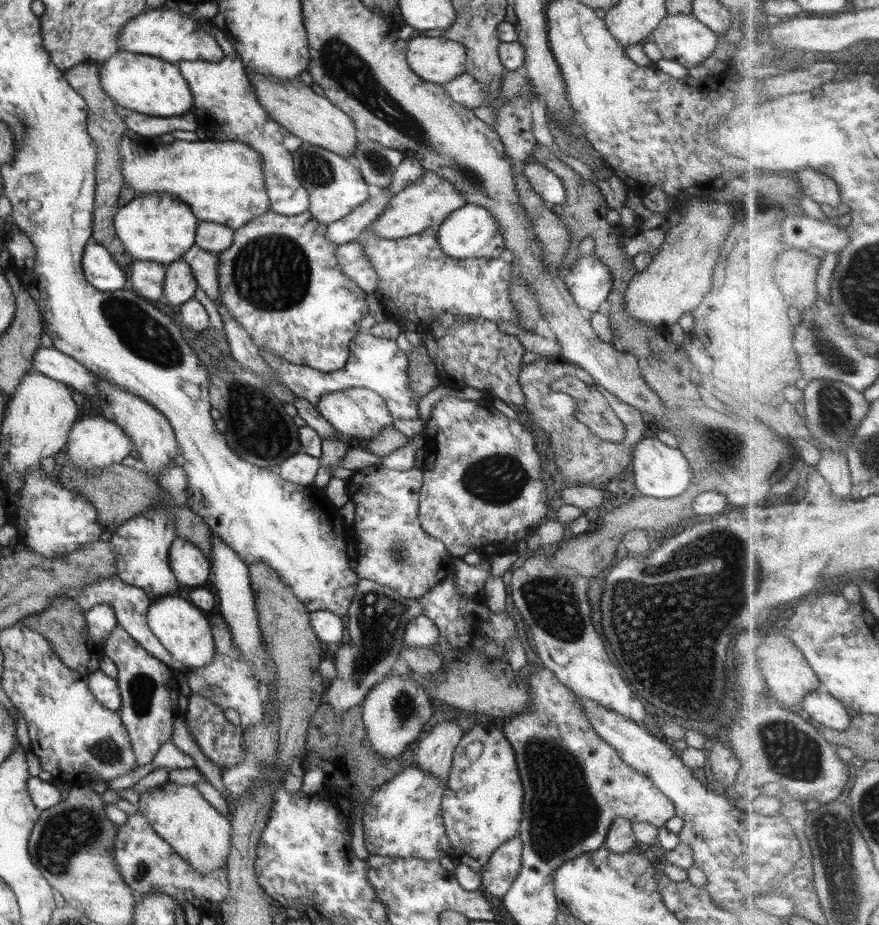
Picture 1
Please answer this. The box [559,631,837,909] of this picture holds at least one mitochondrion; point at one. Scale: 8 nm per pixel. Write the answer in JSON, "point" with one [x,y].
{"point":[792,752]}

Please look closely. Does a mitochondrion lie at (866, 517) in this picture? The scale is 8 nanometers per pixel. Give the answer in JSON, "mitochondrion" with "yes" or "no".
{"mitochondrion":"no"}

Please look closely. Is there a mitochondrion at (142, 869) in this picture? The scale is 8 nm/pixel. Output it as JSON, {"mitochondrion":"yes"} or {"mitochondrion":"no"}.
{"mitochondrion":"yes"}

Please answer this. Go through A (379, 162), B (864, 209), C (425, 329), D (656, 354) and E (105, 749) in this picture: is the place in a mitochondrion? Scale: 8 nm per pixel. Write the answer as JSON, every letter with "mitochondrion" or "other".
{"A":"mitochondrion","B":"other","C":"other","D":"mitochondrion","E":"mitochondrion"}

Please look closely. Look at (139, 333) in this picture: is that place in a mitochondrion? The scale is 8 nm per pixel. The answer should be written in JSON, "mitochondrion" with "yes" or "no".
{"mitochondrion":"yes"}

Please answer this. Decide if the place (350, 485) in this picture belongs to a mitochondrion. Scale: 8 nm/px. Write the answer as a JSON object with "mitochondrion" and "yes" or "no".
{"mitochondrion":"no"}

